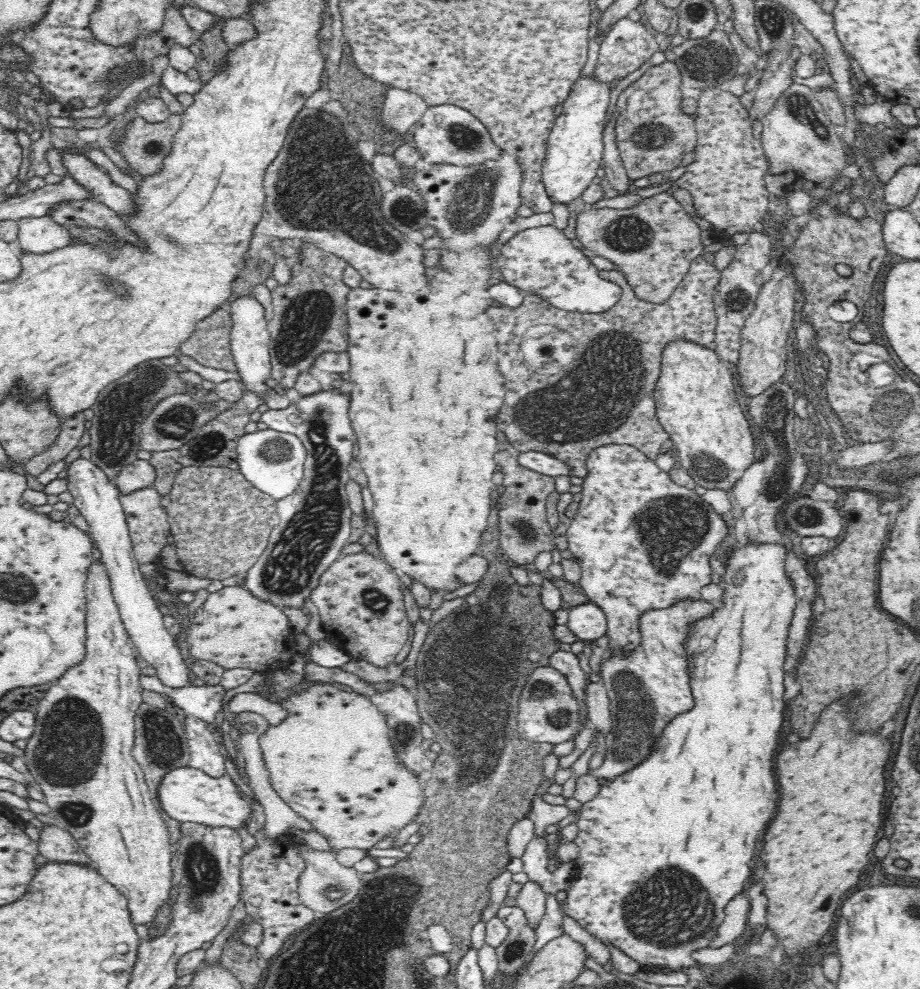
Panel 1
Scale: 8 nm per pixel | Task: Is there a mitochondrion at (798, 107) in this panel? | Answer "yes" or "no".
yes

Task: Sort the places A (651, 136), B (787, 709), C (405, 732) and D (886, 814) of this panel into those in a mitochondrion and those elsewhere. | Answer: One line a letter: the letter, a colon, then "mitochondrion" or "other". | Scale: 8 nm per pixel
A: mitochondrion
B: other
C: mitochondrion
D: other

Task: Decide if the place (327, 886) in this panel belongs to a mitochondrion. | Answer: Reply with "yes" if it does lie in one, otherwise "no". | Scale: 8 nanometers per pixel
yes

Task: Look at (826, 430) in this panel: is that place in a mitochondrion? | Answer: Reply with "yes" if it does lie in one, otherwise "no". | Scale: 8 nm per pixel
no

